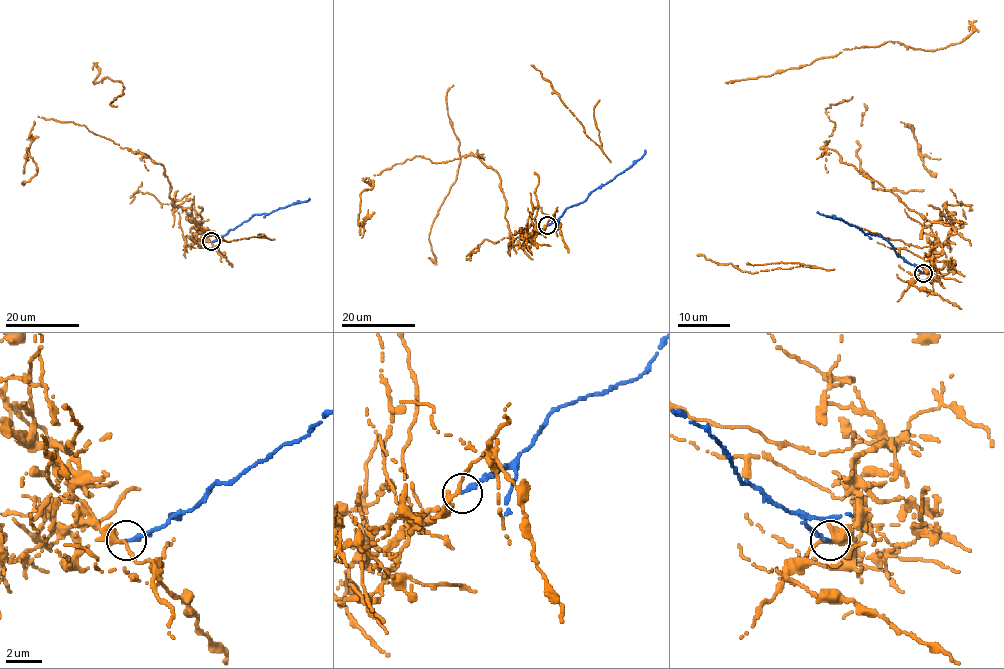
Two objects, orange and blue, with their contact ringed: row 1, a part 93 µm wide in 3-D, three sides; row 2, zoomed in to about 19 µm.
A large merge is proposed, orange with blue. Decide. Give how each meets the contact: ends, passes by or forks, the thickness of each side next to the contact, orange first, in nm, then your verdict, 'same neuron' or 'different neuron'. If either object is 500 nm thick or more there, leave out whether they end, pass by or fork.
orange passes by | blue ends | 280/280 nm | different neuron

